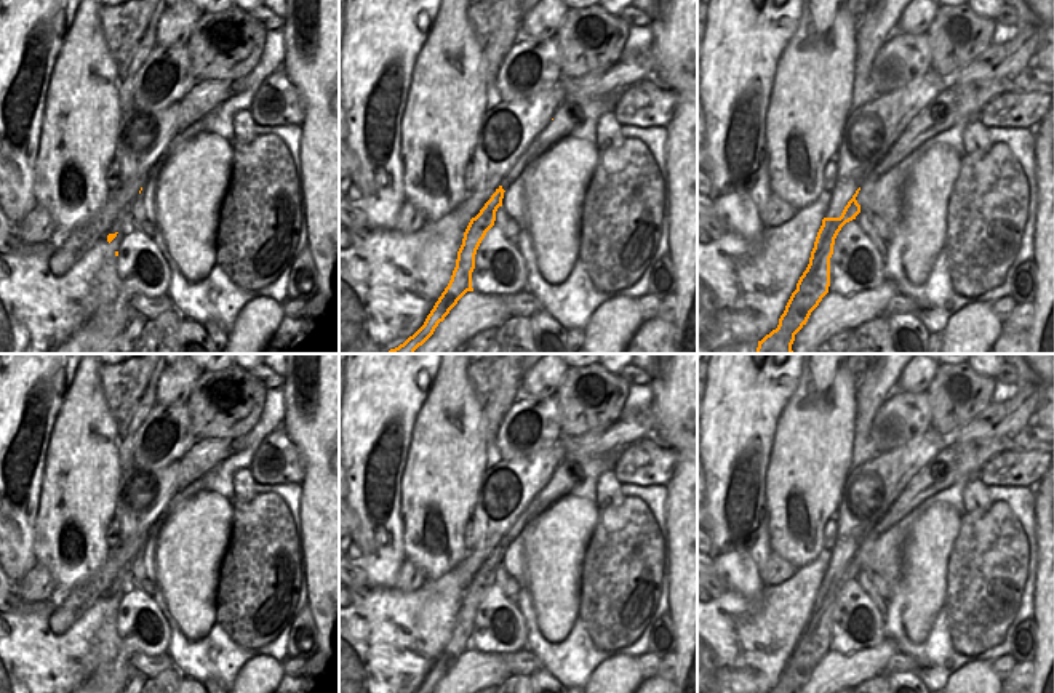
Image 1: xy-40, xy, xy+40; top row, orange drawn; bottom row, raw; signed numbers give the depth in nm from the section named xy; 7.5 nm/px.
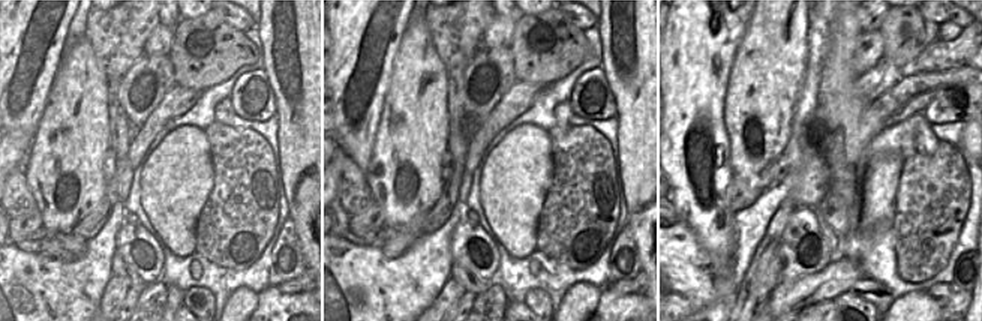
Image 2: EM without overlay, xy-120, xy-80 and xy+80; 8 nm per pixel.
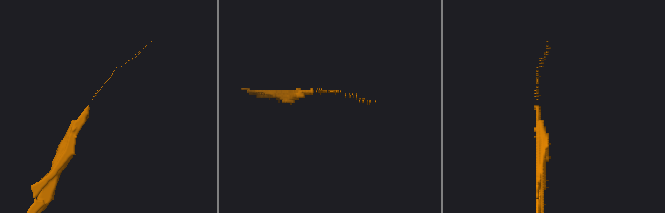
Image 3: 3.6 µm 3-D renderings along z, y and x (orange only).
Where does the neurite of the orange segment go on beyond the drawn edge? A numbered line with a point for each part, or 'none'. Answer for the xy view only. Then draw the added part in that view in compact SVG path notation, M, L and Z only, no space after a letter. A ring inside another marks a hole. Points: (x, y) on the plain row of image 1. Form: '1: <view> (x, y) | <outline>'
none

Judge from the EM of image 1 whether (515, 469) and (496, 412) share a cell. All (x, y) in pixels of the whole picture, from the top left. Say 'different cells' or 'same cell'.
different cells

